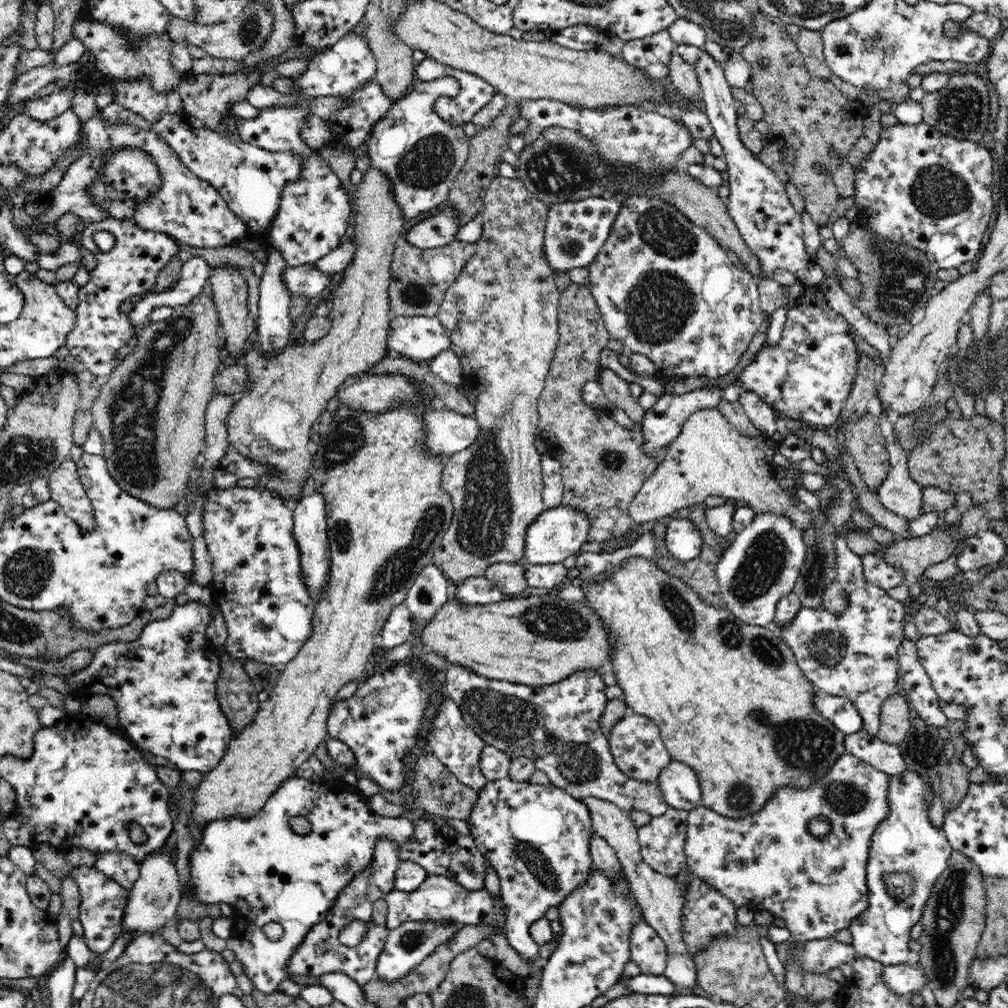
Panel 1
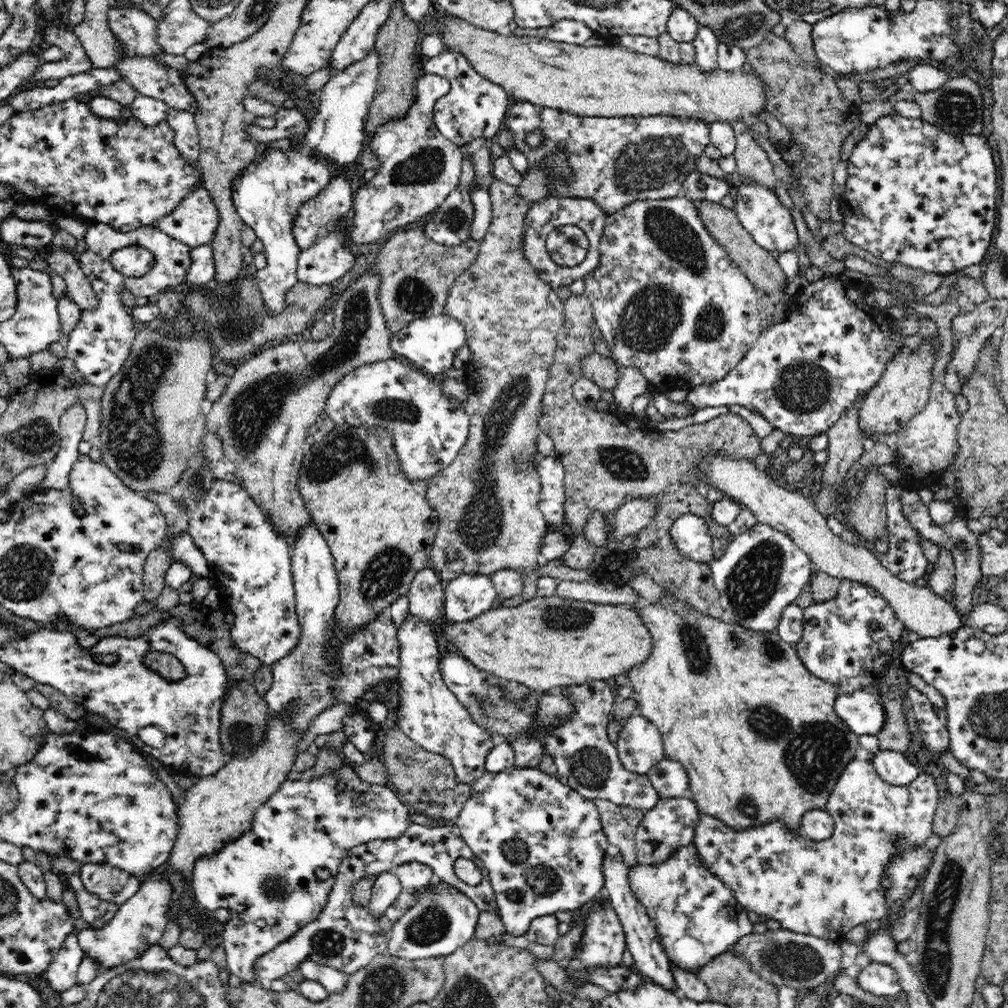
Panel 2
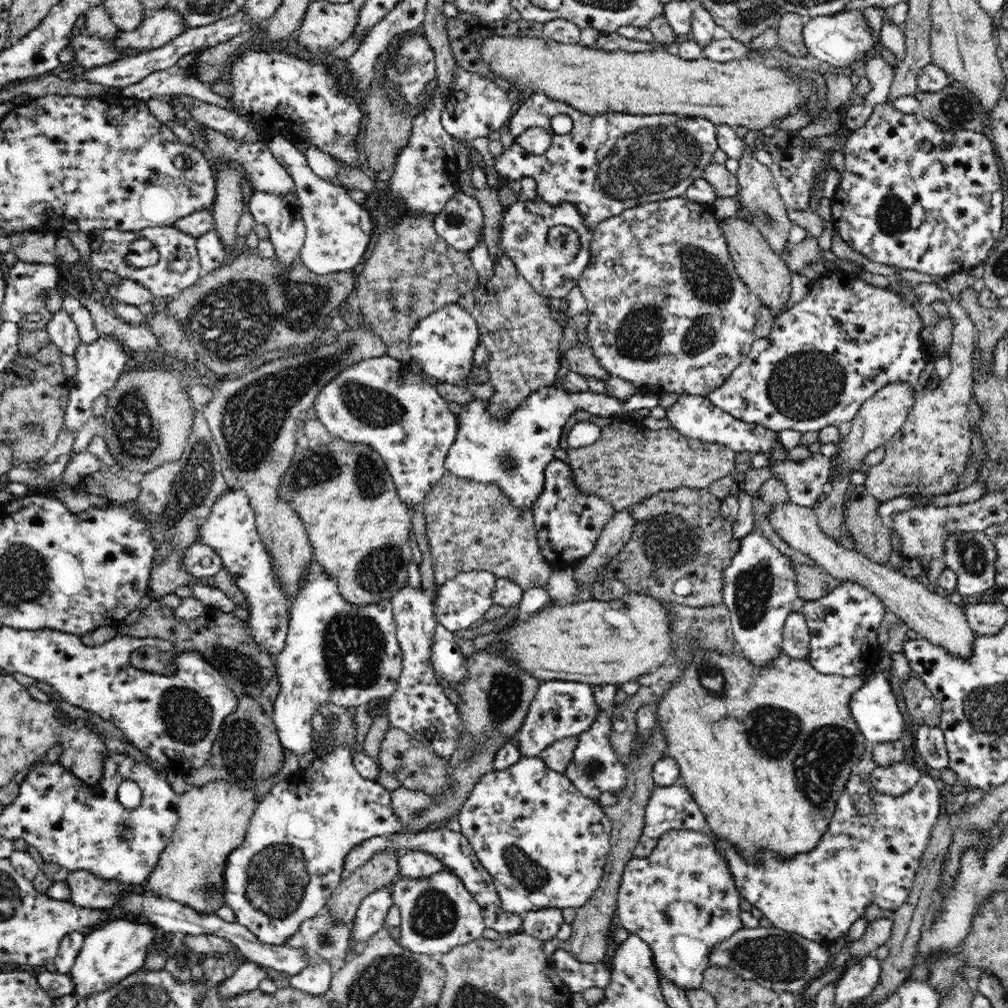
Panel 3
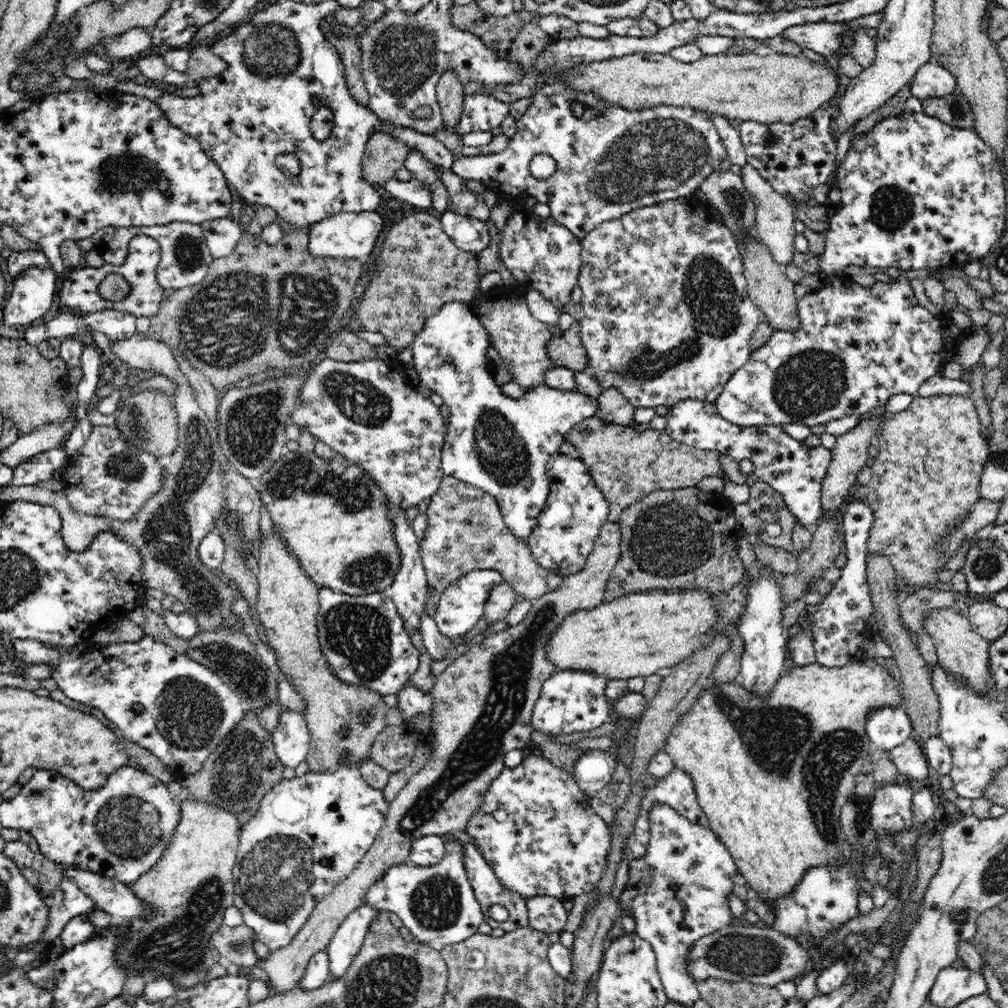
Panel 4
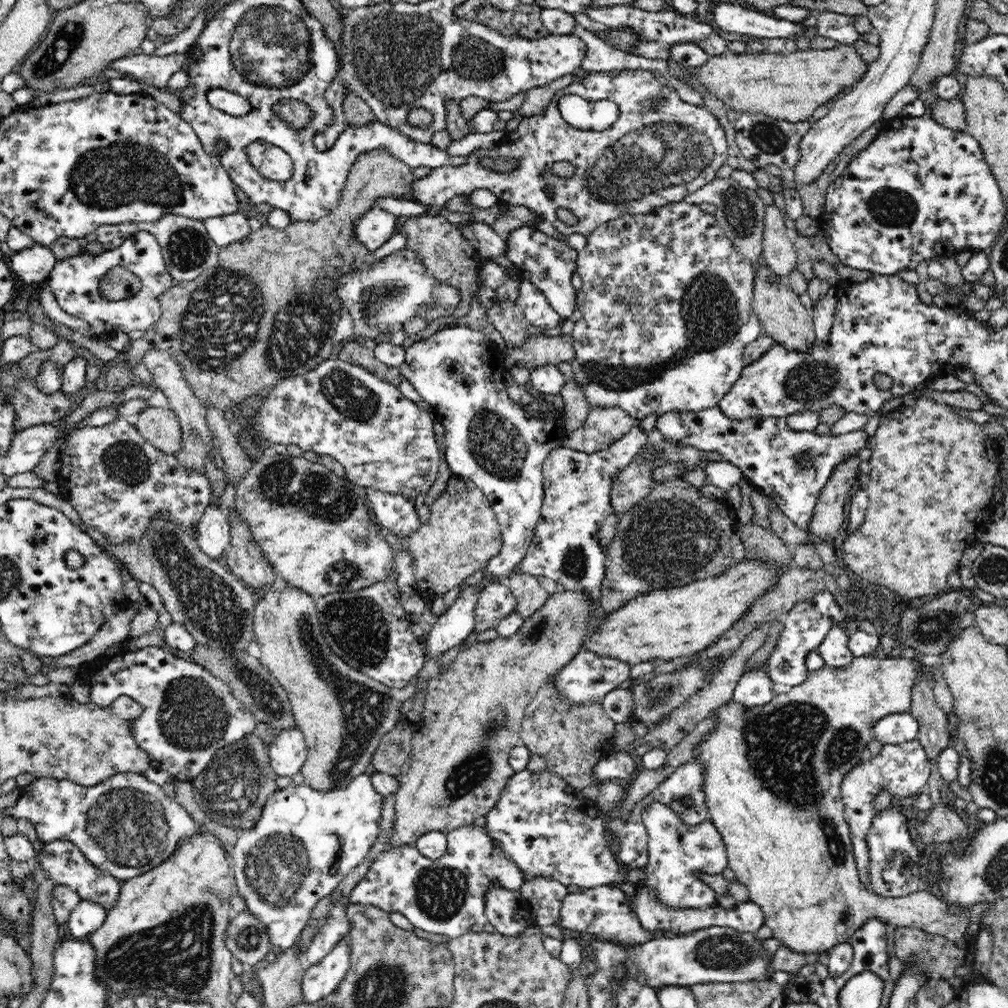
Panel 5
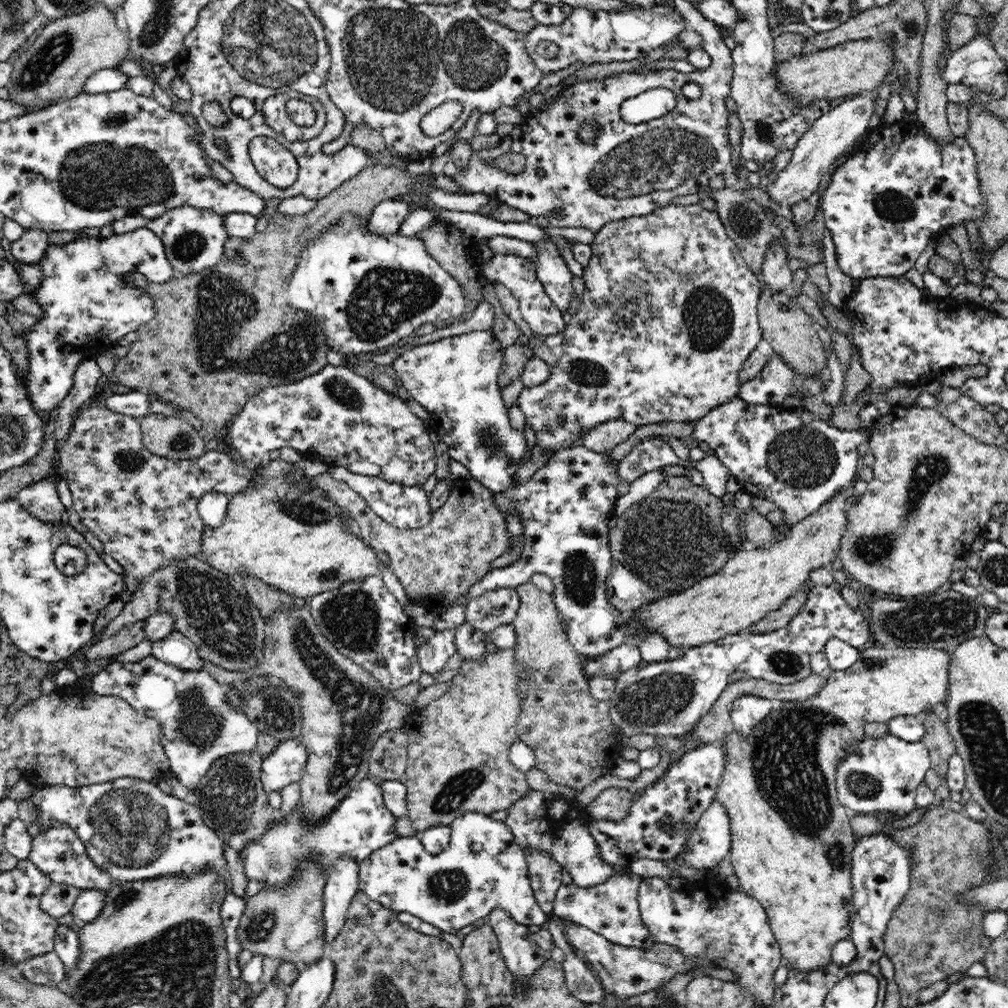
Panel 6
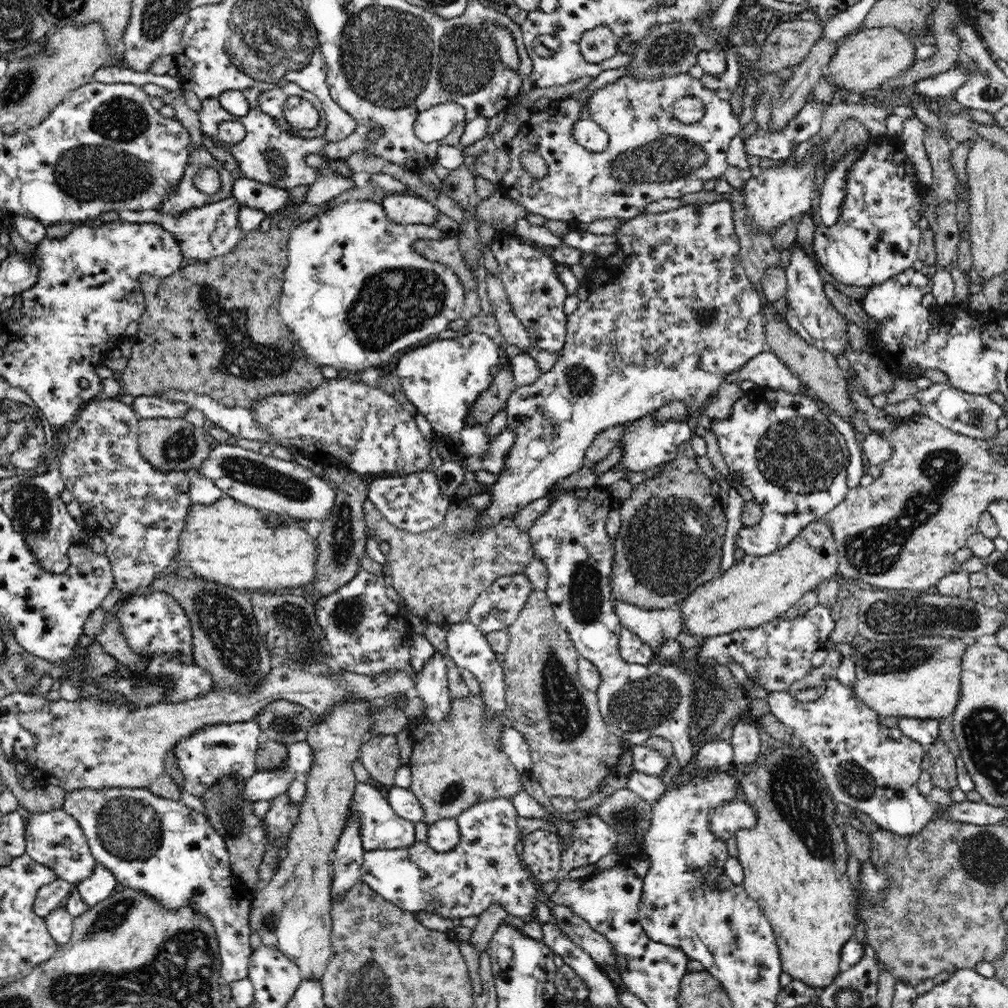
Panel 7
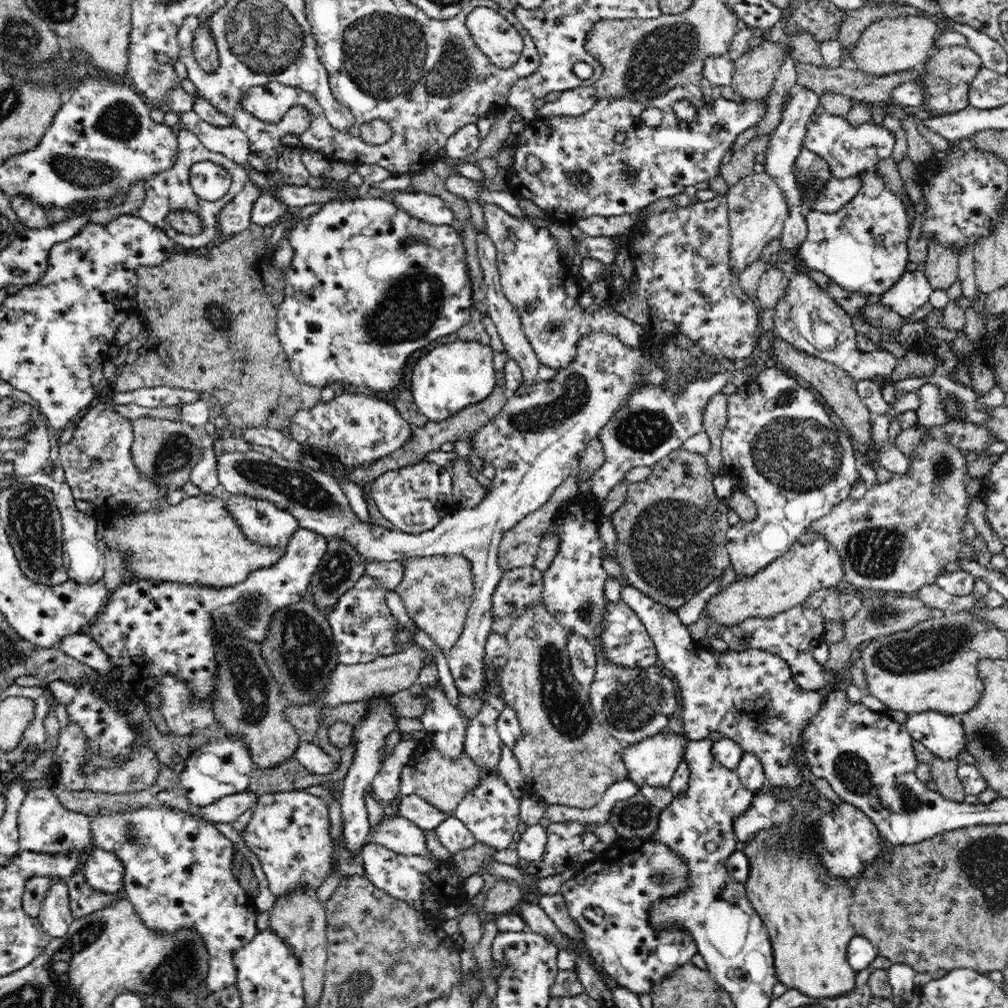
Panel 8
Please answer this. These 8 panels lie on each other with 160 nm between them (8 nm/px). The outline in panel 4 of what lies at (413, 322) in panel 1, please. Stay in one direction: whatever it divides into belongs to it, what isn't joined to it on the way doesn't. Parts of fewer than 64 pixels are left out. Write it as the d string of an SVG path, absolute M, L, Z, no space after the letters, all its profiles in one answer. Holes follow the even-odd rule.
M450 301L424 323L411 347L414 368L419 380L426 388L439 394L444 405L450 409L449 426L441 453L441 463L445 476L456 478L490 493L502 511L504 524L526 542L537 525L537 518L546 504L550 482L547 476L547 461L559 452L568 432L586 418L597 414L599 404L595 397L587 396L577 390L563 391L544 384L534 387L520 398L512 398L500 392L500 385L494 381L494 368L486 360L488 342L487 330L479 321L469 302Z

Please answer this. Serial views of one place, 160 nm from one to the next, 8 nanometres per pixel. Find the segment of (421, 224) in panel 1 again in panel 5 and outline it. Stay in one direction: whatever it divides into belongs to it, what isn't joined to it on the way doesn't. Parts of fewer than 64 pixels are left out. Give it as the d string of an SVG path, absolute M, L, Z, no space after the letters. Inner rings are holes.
M474 221L462 223L457 227L483 258L505 255L505 237L498 236L490 225Z

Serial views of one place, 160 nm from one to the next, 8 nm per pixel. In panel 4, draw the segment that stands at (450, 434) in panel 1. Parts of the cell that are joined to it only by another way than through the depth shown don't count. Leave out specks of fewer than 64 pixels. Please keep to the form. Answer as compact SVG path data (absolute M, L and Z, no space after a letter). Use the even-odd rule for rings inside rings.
M330 358L322 360L319 364L312 367L304 380L304 388L298 394L297 410L293 412L288 424L295 424L300 427L306 427L317 442L324 442L334 453L344 456L348 461L352 461L361 466L361 468L372 478L377 486L383 491L384 495L388 497L391 504L401 506L405 511L412 506L418 506L424 498L431 497L438 491L440 484L444 478L443 464L441 463L441 453L445 444L445 437L447 428L444 427L444 420L442 414L428 396L417 391L416 388L404 382L404 373L400 367L392 364L392 360L382 359L366 359L363 361L344 362L336 361Z

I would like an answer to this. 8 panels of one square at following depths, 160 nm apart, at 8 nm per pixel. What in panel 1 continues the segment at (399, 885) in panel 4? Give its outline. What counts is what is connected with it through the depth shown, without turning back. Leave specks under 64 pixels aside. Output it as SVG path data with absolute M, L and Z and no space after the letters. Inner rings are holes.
M432 921L406 922L402 924L397 930L389 932L384 950L379 955L380 958L376 964L377 977L385 982L394 982L394 980L404 978L406 974L428 958L436 948L440 948L440 945L451 941L460 929L461 926L458 926L458 923L448 921L442 923L432 923Z

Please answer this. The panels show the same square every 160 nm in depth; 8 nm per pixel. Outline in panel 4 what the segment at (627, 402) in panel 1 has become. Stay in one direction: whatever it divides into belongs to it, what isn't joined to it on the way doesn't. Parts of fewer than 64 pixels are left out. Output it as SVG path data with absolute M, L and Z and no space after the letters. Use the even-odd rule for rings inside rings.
M575 320L571 327L559 337L553 337L547 344L548 355L558 367L578 372L587 371L586 349L581 343L579 322Z

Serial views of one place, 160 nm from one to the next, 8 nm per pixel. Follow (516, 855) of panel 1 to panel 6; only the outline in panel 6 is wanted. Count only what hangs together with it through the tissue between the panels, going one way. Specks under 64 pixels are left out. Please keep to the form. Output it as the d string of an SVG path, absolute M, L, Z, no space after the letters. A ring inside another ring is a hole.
M530 789L519 801L514 802L508 809L505 820L506 826L512 832L515 842L523 850L535 848L540 852L547 852L554 862L570 873L573 883L581 888L600 885L614 874L629 874L633 876L630 868L617 872L611 864L600 859L600 851L596 839L592 837L588 824L592 824L586 812L576 804L570 803L566 795Z

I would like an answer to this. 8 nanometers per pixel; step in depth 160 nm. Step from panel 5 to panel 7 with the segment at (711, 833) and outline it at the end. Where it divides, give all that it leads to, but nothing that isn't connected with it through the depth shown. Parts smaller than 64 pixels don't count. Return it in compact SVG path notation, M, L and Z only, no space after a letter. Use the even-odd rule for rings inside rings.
M730 801L711 810L710 827L715 838L728 840L738 829L752 828L756 819L756 811L747 802Z

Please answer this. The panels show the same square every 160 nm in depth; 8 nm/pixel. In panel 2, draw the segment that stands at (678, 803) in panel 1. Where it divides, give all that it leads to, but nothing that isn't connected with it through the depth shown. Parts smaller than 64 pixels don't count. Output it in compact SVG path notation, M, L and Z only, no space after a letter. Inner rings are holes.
M660 760L652 766L647 777L660 798L682 798L688 792L688 773L677 760Z

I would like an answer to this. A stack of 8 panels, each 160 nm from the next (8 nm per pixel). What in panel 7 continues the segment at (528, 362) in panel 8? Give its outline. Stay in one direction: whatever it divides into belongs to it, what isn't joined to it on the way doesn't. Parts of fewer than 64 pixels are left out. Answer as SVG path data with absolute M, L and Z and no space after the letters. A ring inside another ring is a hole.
M487 271L485 278L487 283L487 294L494 310L494 317L499 324L499 331L505 339L505 346L513 344L521 348L520 353L534 355L530 351L532 340L525 325L513 313L508 295L506 294L501 277L495 277Z

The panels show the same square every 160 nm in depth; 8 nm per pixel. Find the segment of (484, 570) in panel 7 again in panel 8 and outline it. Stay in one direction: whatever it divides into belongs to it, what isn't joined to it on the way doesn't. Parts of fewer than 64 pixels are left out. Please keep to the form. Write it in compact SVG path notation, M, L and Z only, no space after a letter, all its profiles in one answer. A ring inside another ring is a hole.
M574 473L552 494L549 501L541 506L538 510L531 512L525 516L516 526L507 530L500 542L500 550L497 563L504 571L509 571L518 567L533 566L536 556L542 543L542 539L549 532L553 524L553 516L559 508L563 508L566 504L571 503L573 498L580 493L579 478ZM458 554L402 561L404 576L395 591L404 601L408 615L442 650L451 649L462 634L472 604L474 579L470 561Z

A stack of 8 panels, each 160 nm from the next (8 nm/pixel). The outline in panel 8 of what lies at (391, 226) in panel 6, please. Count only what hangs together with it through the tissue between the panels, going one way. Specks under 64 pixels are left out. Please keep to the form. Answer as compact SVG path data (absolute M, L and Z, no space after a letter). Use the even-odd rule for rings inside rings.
M423 192L393 193L388 197L396 207L414 218L424 219L424 222L432 224L450 225L454 219L454 214L448 204L444 203L443 198L435 194L424 194Z

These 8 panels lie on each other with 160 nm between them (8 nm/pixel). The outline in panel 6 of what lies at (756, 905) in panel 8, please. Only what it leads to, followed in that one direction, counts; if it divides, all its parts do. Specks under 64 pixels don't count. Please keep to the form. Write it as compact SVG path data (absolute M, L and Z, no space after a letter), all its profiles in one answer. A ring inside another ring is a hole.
M870 644L859 652L859 659L850 668L843 671L828 670L824 688L808 699L801 701L784 701L782 708L771 710L762 724L758 723L747 737L733 732L731 729L721 741L725 752L725 767L721 781L717 786L717 801L727 810L729 830L731 831L730 862L735 875L739 879L740 890L745 895L754 898L765 910L770 929L780 945L780 951L785 963L794 970L814 972L824 970L831 964L831 953L834 945L840 940L849 939L854 914L852 885L852 853L857 841L851 829L851 813L840 804L836 792L836 768L840 760L844 760L858 742L864 737L864 726L868 722L885 722L899 716L918 716L924 711L932 711L938 702L946 702L948 697L948 665L950 651L941 648L900 648Z

